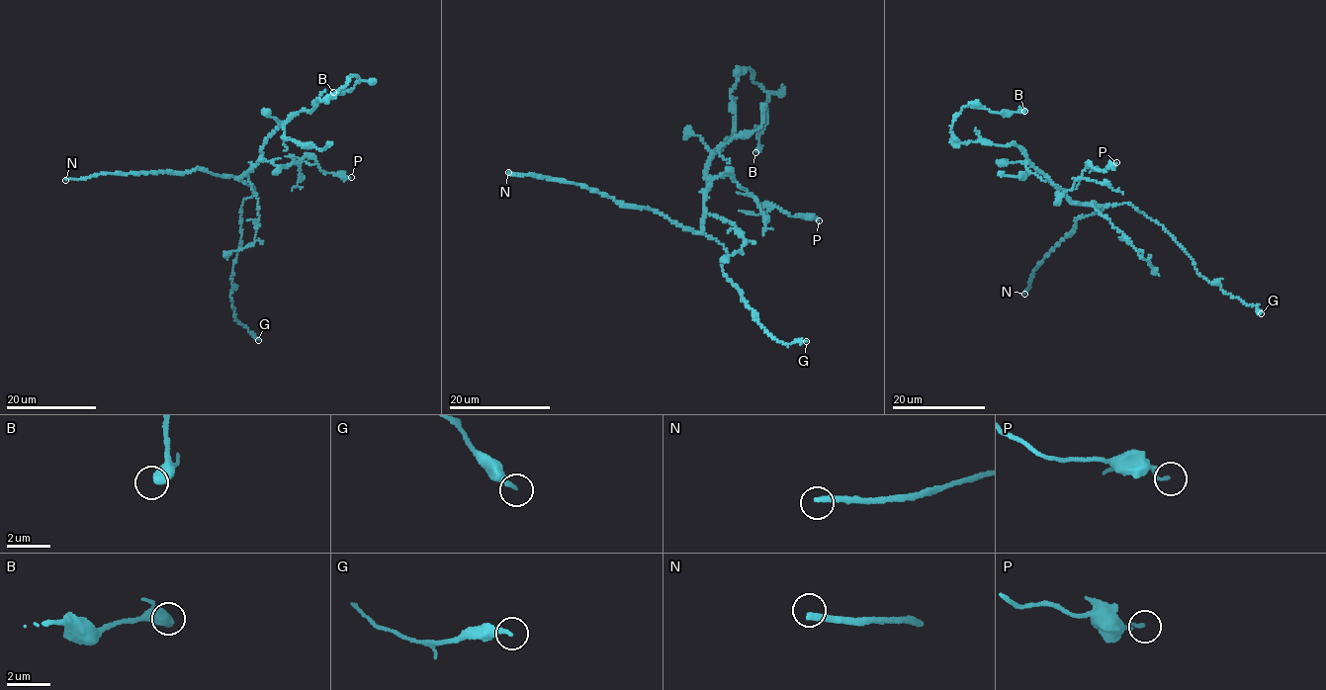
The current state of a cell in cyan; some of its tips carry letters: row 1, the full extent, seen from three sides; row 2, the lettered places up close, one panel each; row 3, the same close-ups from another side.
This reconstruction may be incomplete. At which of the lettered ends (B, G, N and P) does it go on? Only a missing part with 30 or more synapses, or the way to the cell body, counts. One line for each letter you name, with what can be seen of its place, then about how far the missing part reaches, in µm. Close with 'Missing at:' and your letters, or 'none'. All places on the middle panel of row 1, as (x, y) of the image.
N: (508, 172) | 140 µm
Missing at: N

